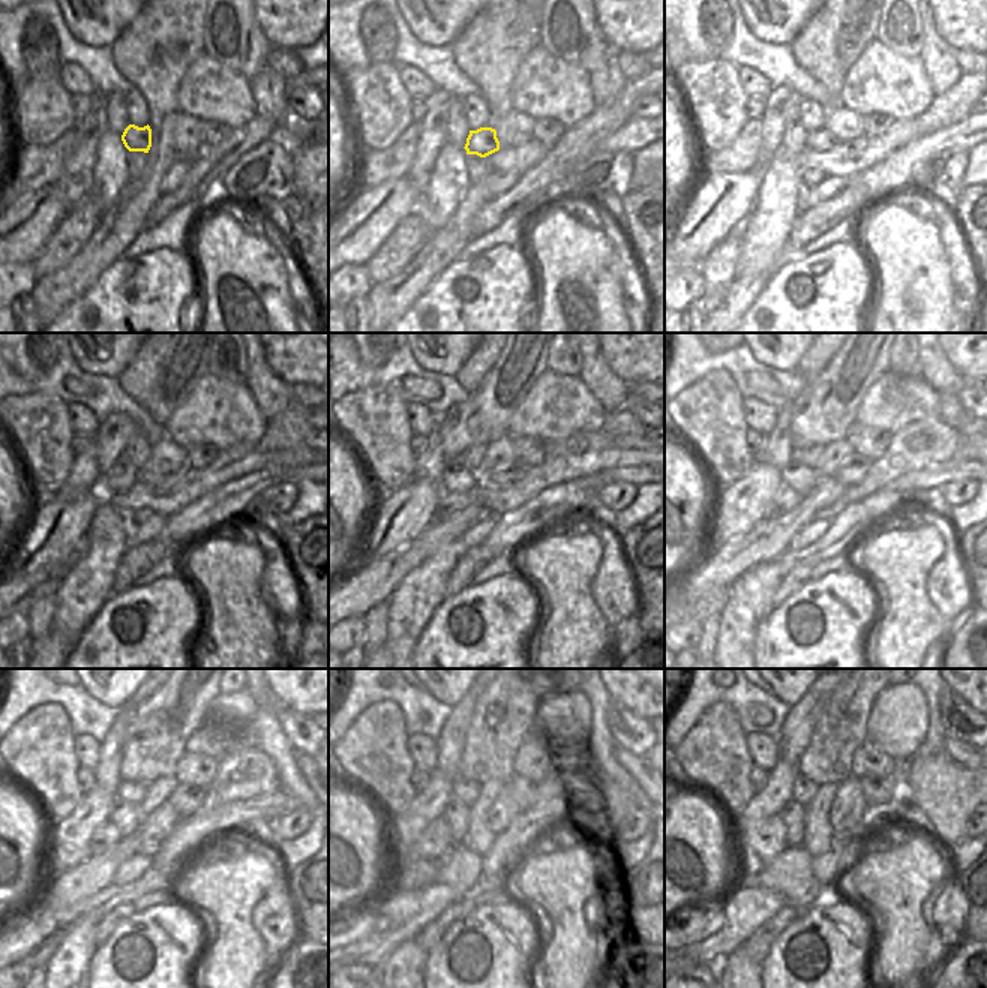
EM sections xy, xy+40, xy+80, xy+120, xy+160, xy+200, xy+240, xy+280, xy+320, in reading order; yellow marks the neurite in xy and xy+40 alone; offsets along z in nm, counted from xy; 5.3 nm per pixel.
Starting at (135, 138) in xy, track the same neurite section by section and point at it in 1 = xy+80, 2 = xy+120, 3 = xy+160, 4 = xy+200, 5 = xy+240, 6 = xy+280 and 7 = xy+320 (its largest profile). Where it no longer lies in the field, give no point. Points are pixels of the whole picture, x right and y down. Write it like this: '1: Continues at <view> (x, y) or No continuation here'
1: Continues at xy+80 (821, 140)
2: Continues at xy+120 (147, 474)
3: Continues at xy+160 (519, 468)
4: Continues at xy+200 (852, 468)
5: Continues at xy+240 (186, 799)
6: Continues at xy+280 (530, 793)
7: Continues at xy+320 (893, 787)

